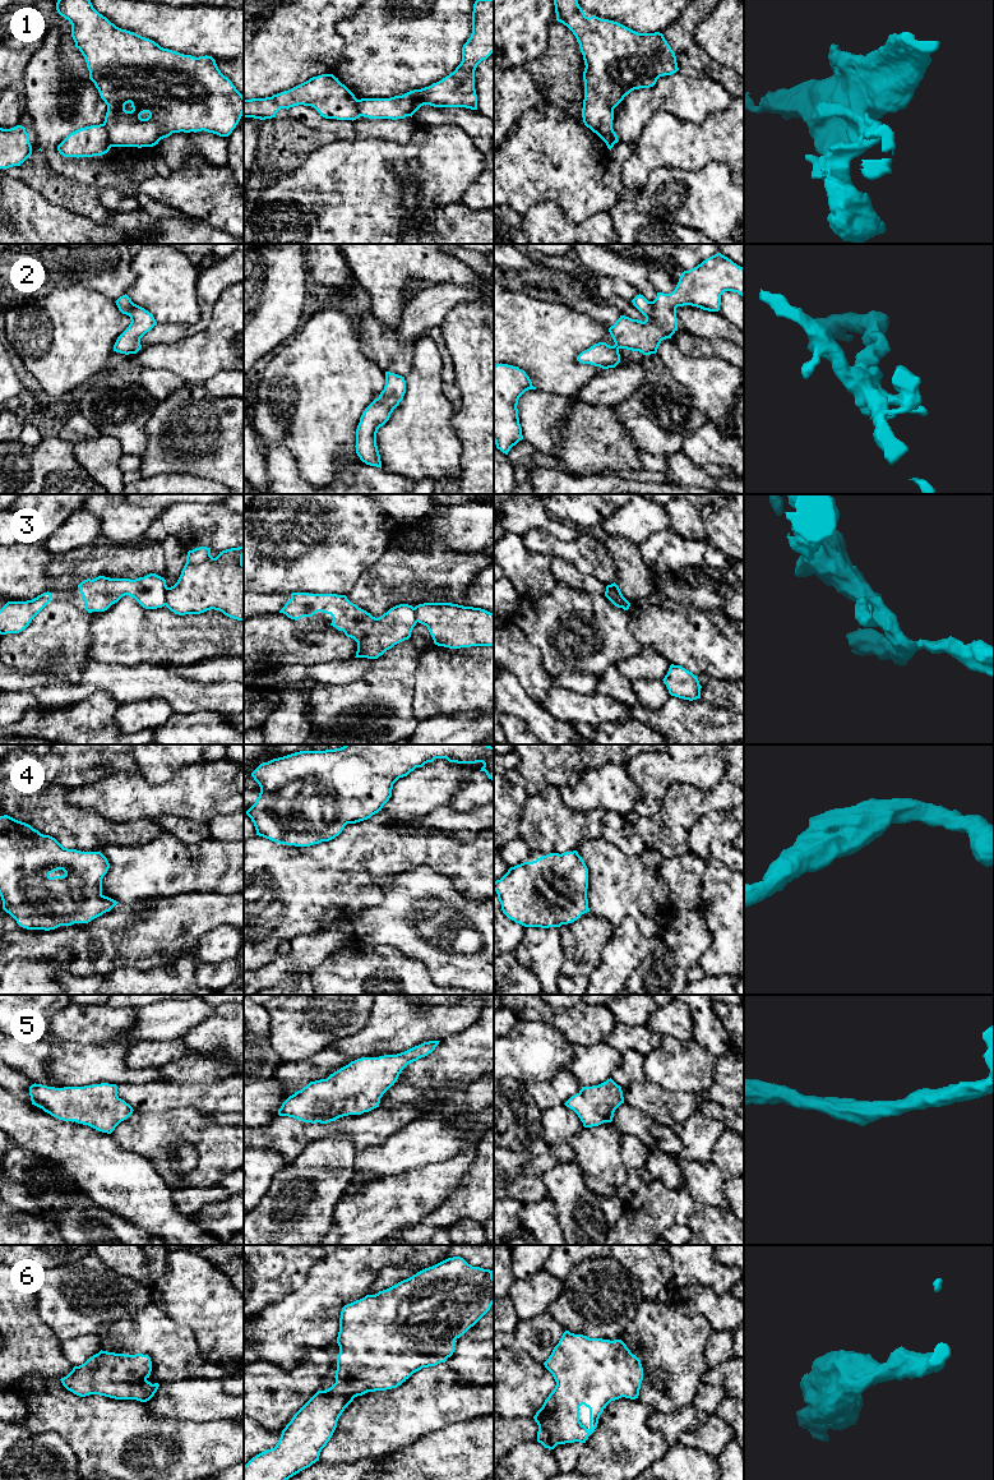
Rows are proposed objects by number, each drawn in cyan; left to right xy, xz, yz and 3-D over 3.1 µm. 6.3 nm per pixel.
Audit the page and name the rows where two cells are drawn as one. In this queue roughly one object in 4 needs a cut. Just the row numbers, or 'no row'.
1, 3

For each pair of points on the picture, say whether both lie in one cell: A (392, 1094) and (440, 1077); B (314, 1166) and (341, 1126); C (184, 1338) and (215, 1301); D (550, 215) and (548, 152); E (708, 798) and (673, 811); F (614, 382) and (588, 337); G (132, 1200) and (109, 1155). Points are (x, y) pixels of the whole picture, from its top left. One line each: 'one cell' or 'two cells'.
A: two cells
B: two cells
C: two cells
D: two cells
E: one cell
F: two cells
G: one cell

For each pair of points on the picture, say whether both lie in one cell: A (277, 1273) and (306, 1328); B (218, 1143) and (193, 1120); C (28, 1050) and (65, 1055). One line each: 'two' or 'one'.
A: two
B: one
C: two

